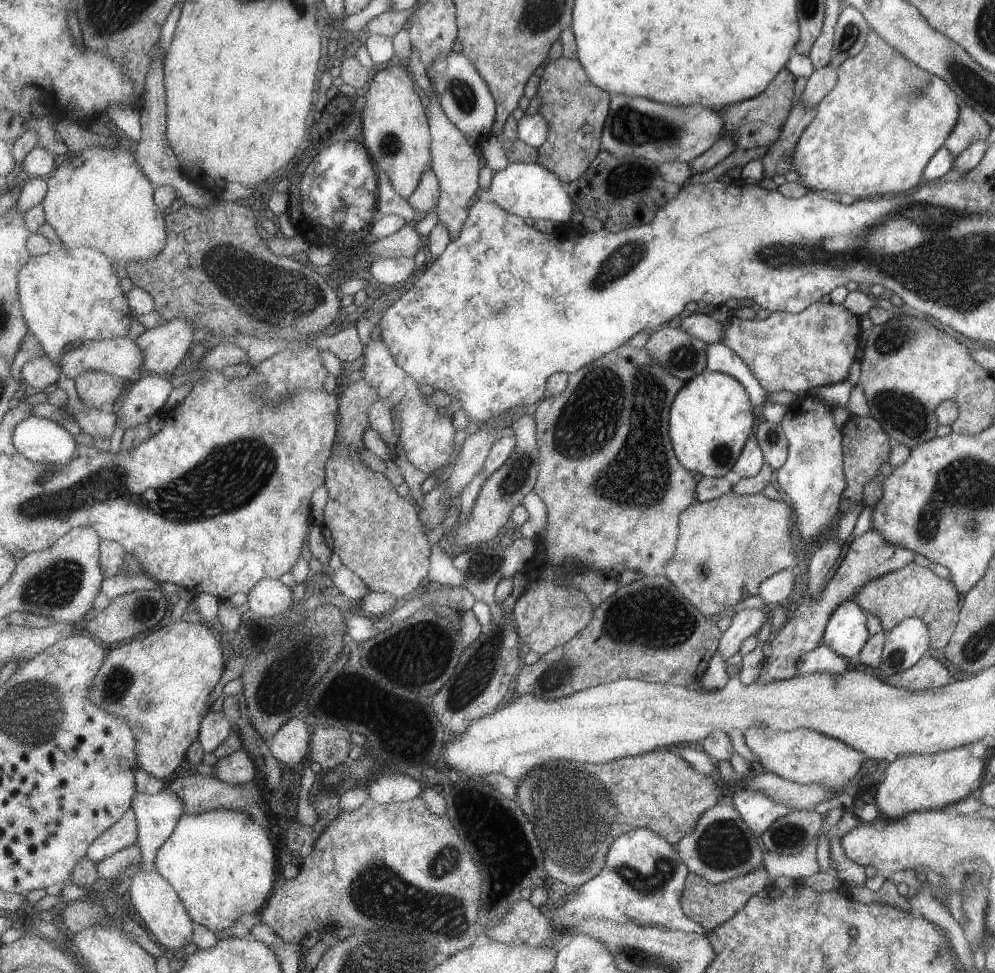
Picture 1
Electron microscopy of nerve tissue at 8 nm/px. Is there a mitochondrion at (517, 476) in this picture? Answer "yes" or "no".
yes

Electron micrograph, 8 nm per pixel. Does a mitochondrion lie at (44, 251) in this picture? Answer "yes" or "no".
no

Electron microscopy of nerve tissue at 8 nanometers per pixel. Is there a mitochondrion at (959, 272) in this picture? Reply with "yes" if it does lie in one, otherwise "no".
yes

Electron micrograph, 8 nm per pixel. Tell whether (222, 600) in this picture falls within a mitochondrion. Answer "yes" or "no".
no

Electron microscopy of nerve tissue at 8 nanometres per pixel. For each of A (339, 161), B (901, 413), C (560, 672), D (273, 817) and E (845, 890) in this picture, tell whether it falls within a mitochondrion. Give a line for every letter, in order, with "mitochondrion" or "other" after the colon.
A: other
B: mitochondrion
C: mitochondrion
D: other
E: other

